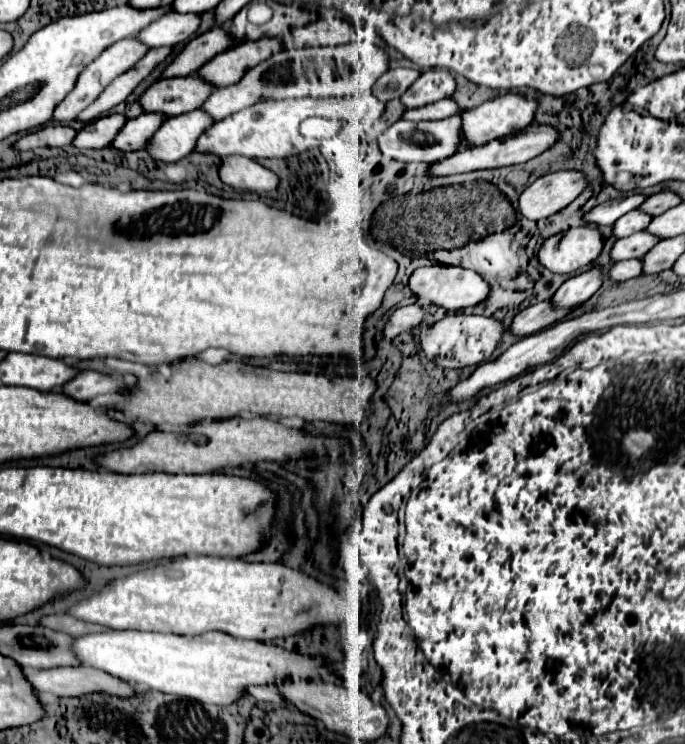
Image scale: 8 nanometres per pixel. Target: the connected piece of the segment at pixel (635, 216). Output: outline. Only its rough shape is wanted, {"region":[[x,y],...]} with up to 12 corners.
{"region":[[640,209],[614,223],[618,239],[646,229],[652,215]]}

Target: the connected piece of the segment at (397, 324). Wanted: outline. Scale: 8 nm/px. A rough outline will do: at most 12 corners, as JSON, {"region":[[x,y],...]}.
{"region":[[420,305],[398,307],[384,329],[386,339],[416,329],[424,321]]}

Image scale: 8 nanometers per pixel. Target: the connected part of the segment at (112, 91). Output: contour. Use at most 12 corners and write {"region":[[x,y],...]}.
{"region":[[150,49],[80,113],[90,123],[122,103],[172,53]]}

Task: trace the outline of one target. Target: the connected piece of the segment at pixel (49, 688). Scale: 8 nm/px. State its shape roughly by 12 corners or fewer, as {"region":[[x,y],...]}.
{"region":[[88,665],[28,671],[38,693],[138,695]]}

